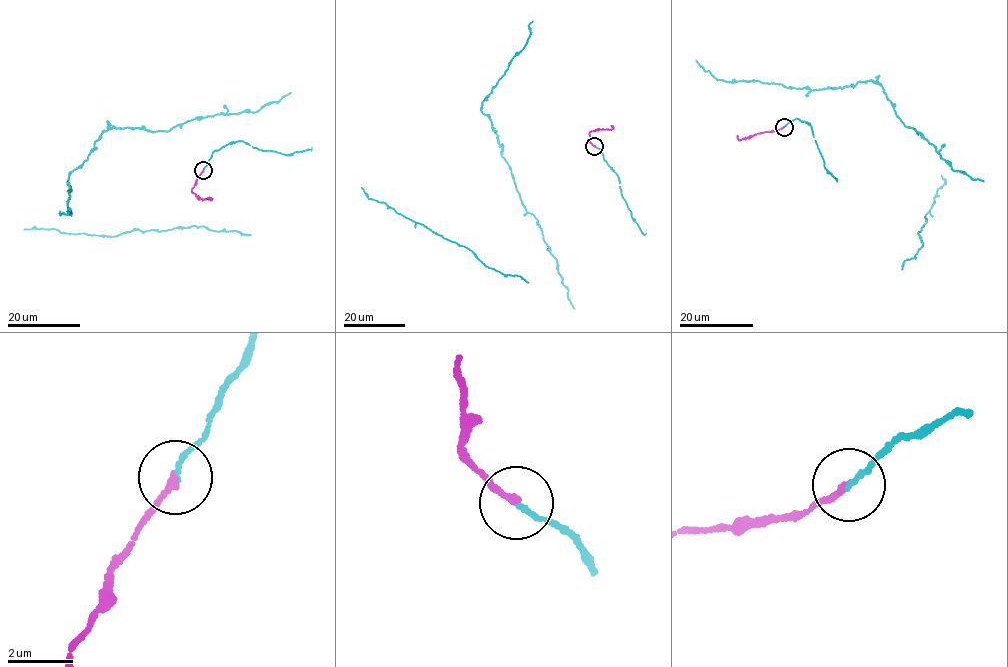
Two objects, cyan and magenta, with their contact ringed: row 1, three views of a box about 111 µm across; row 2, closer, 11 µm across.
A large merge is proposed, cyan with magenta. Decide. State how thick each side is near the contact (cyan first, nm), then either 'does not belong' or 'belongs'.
140/220 nm | belongs

